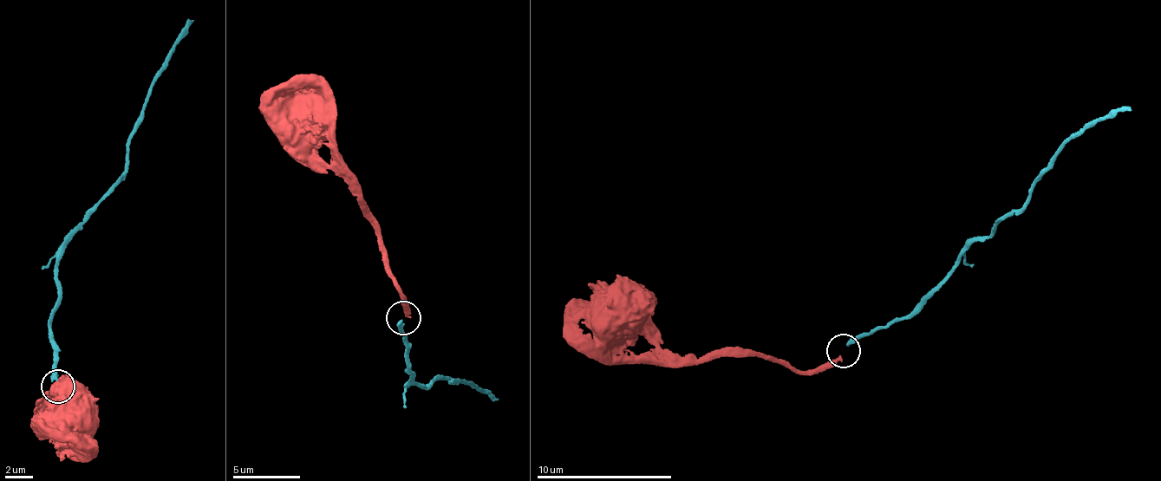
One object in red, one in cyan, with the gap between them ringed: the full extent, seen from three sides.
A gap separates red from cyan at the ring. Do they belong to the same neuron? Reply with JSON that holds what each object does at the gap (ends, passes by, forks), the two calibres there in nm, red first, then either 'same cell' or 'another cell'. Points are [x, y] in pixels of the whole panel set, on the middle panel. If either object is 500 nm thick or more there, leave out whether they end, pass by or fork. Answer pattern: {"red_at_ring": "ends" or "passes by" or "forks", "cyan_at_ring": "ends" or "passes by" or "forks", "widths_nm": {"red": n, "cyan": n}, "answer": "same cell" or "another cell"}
{"red_at_ring": "ends", "cyan_at_ring": "ends", "widths_nm": {"red": 240, "cyan": 340}, "answer": "another cell"}

